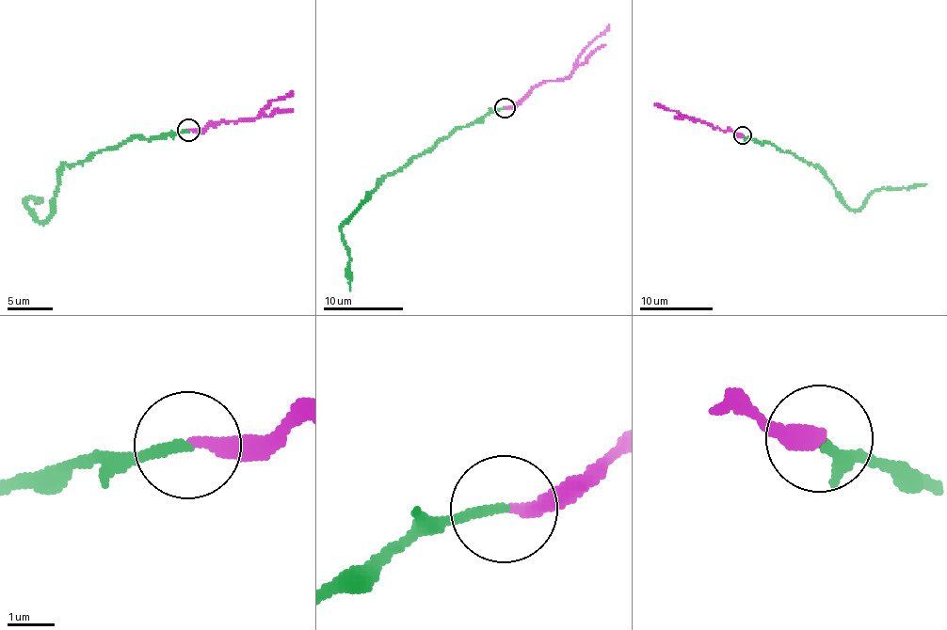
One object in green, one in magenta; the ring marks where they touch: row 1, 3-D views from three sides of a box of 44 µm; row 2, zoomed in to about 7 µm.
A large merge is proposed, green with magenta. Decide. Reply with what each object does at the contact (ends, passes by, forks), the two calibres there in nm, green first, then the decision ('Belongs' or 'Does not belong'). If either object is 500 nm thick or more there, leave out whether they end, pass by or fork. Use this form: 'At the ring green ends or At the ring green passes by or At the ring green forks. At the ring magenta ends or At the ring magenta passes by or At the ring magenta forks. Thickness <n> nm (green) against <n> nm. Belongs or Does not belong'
At the ring green ends. At the ring magenta ends. Thickness 200 nm (green) against 280 nm. Belongs

